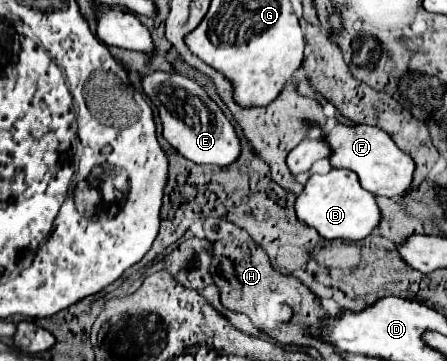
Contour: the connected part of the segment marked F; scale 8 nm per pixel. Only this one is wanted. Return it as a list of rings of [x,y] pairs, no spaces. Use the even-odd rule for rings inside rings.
[[[336,125],[332,131],[326,133],[326,141],[332,147],[332,167],[344,167],[358,175],[360,185],[378,197],[388,197],[394,201],[402,201],[412,191],[412,177],[414,177],[414,159],[406,155],[386,131],[372,127],[372,125]]]

